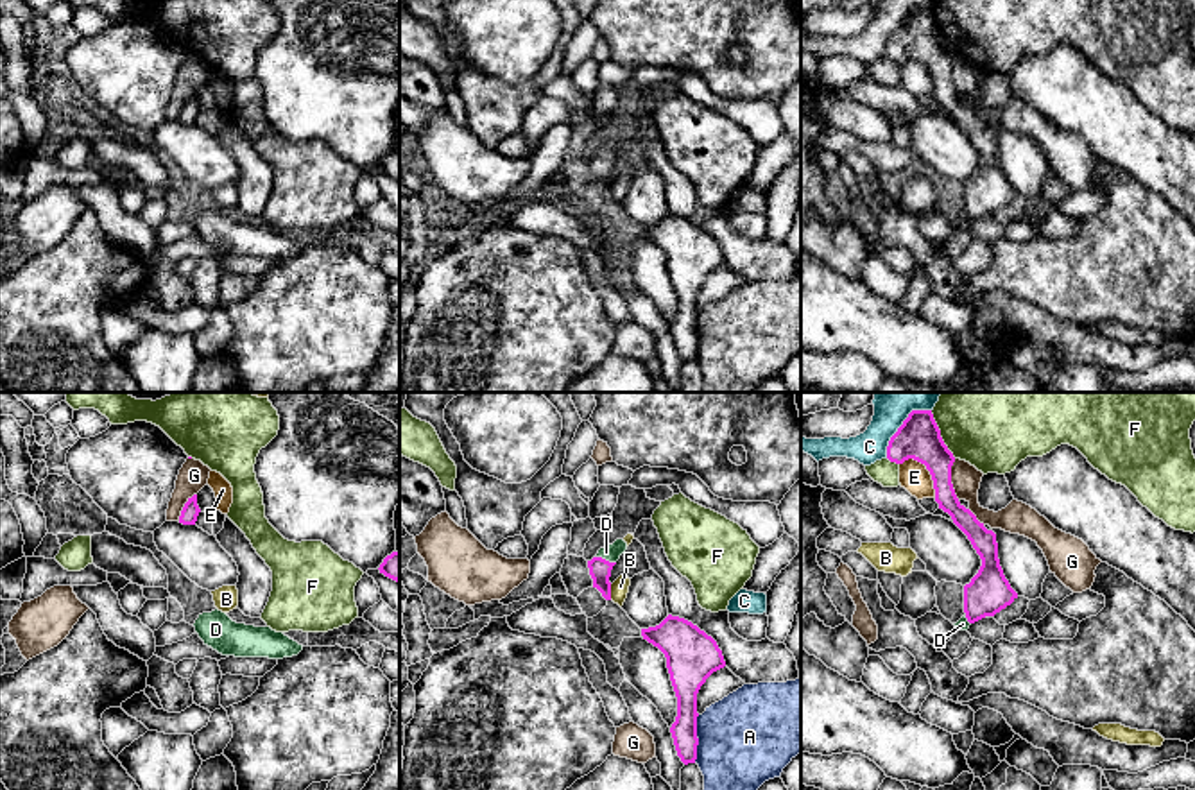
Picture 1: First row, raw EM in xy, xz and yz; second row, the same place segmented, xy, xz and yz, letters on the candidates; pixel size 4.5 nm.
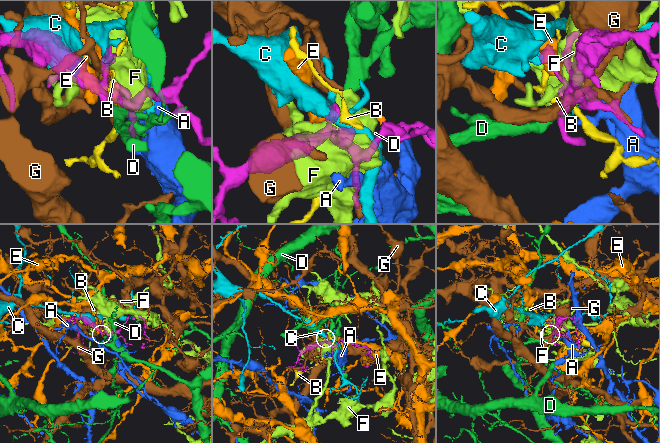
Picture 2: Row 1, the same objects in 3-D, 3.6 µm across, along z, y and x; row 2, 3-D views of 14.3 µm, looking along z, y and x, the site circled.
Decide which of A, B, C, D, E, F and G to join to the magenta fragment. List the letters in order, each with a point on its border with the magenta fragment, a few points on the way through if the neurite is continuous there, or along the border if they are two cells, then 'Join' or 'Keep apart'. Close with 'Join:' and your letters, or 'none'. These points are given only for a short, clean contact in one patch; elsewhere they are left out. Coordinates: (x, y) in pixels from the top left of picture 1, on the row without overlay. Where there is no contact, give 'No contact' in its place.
A: Touches magenta at xz (697, 337). Boundary: xz (699, 314), (697, 357), (694, 360). Keep apart
B: Touches magenta at xz (610, 190). Keep apart
C: Touches magenta at yz (902, 24). Keep apart
D: Touches magenta at xz (604, 158). Path across: xz (599, 167), (604, 158), (611, 151). Join
E: Touches magenta at yz (927, 67). Boundary: yz (900, 61), (909, 58), (919, 60), (930, 74), (936, 95). Keep apart
F: Touches magenta at yz (939, 33). Keep apart
G: Touches magenta at yz (950, 77). Keep apart
Join: D

